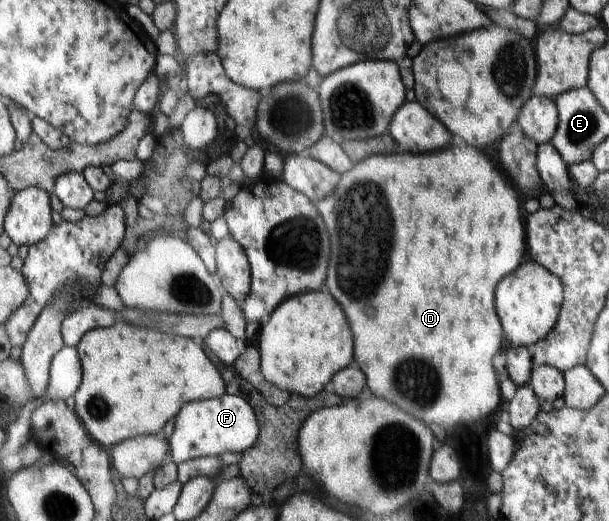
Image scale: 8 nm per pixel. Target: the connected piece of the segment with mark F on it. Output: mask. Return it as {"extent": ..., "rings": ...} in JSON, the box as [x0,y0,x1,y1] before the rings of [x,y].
{"extent":[169,393,260,464],"rings":[[[225,393],[220,398],[200,399],[184,404],[169,437],[170,458],[176,464],[199,456],[220,456],[248,451],[258,440],[260,432],[253,407],[245,397]]]}

